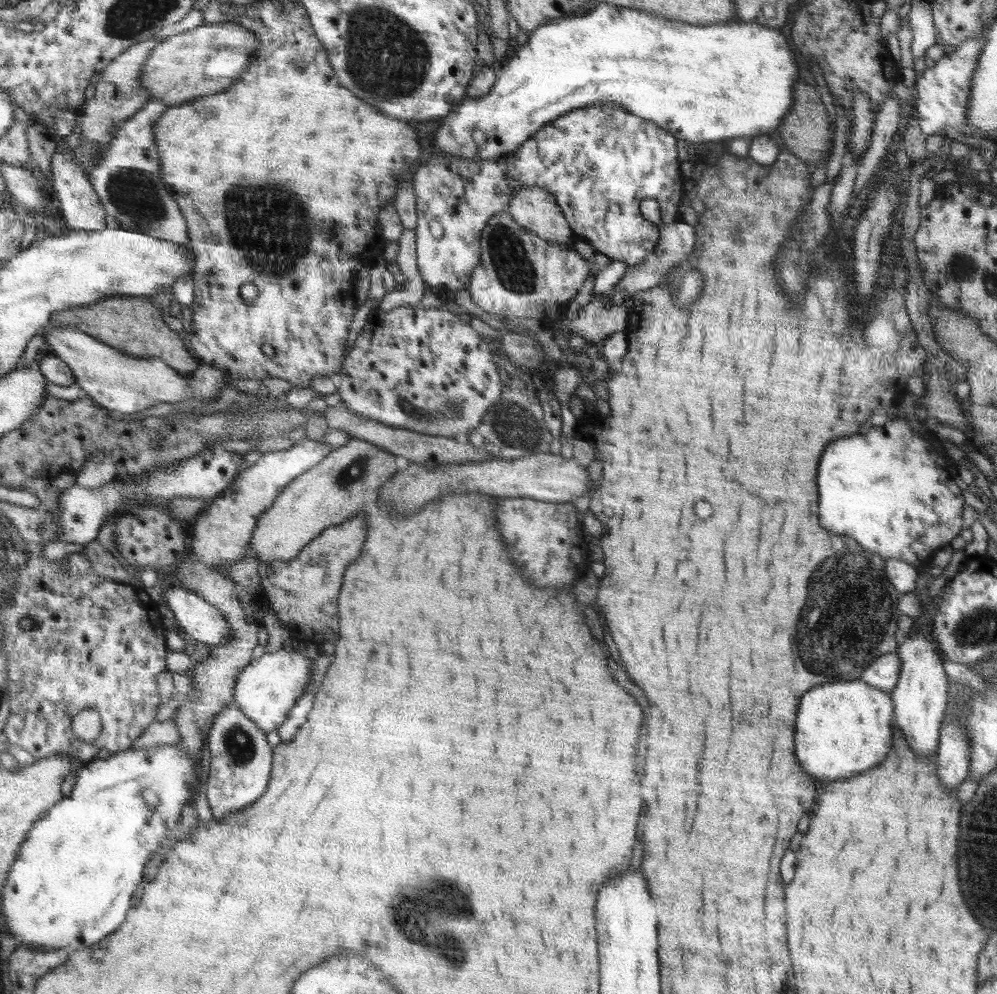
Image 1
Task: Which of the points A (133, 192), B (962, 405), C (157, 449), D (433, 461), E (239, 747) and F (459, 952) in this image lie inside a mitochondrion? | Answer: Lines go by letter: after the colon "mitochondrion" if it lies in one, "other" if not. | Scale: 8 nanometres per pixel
A: mitochondrion
B: other
C: mitochondrion
D: other
E: mitochondrion
F: mitochondrion

